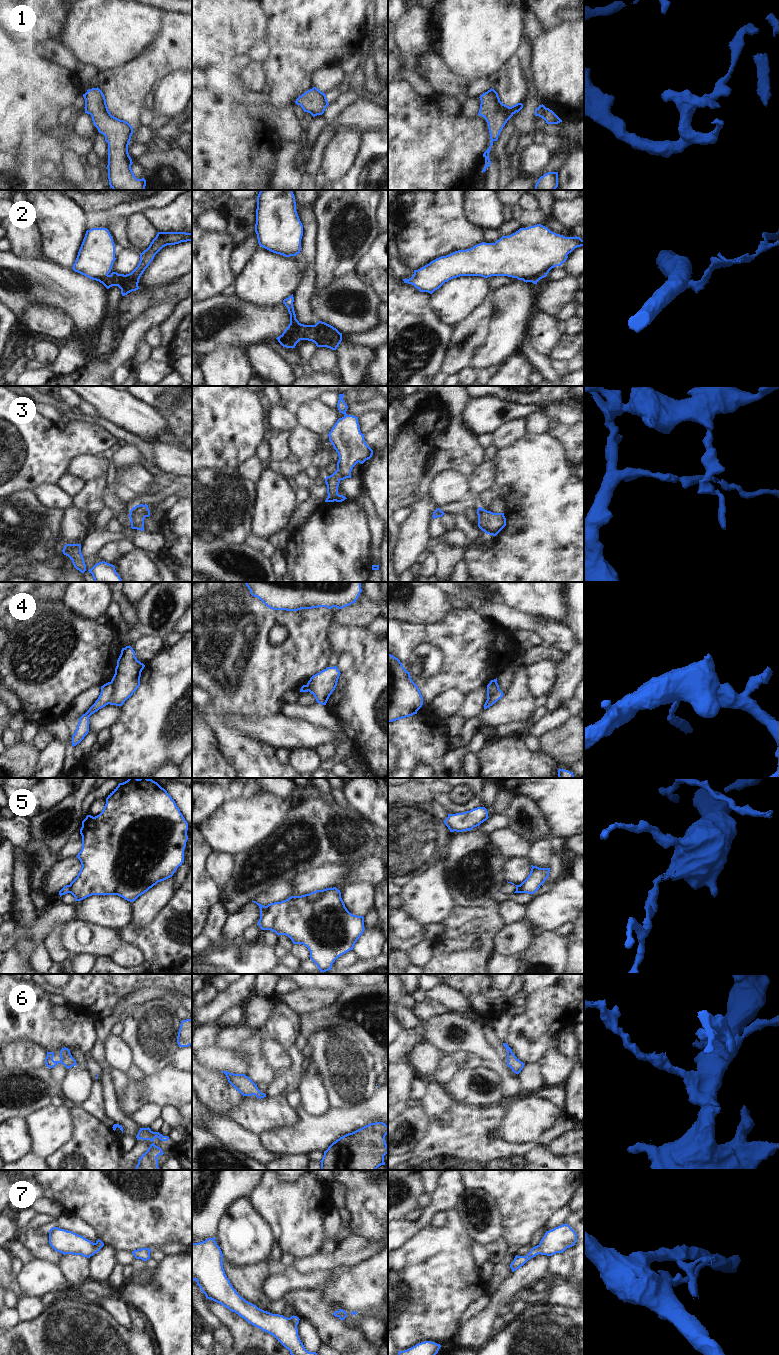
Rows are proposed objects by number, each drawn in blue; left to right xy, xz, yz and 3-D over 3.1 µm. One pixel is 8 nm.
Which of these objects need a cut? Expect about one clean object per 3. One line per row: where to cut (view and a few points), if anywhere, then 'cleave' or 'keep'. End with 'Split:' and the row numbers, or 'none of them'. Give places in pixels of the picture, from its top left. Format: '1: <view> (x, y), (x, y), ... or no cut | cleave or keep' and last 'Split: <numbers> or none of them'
1: no cut | keep
2: xz (299, 323), (297, 328), (301, 339) | cleave
3: no cut | keep
4: xy (111, 682), (112, 699), (109, 703) | cleave
5: xz (267, 906), (260, 918) | cleave
6: no cut | keep
7: xz (288, 1318), (296, 1326) | cleave
Split: 2, 4, 5, 7

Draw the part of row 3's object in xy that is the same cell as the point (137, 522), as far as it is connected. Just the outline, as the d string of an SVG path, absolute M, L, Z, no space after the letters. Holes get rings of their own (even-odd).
M136 505L130 510L129 518L131 528L144 531L144 519L150 516L148 505Z

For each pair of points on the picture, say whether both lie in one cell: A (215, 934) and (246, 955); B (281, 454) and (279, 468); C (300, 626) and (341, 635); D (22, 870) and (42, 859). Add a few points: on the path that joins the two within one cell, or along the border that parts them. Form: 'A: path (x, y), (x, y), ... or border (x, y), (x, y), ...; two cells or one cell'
A: border (231, 945), (223, 948); two cells
B: border (285, 459), (279, 462), (272, 462), (268, 468); two cells
C: border (328, 627), (327, 642), (331, 648); two cells
D: border (16, 861), (21, 861), (27, 867), (31, 890); two cells

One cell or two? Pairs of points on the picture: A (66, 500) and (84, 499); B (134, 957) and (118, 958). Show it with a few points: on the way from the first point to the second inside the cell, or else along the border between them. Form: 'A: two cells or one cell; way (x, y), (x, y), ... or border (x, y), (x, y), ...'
A: two cells; border (71, 497), (73, 504)
B: one cell; way (130, 957), (122, 957)

